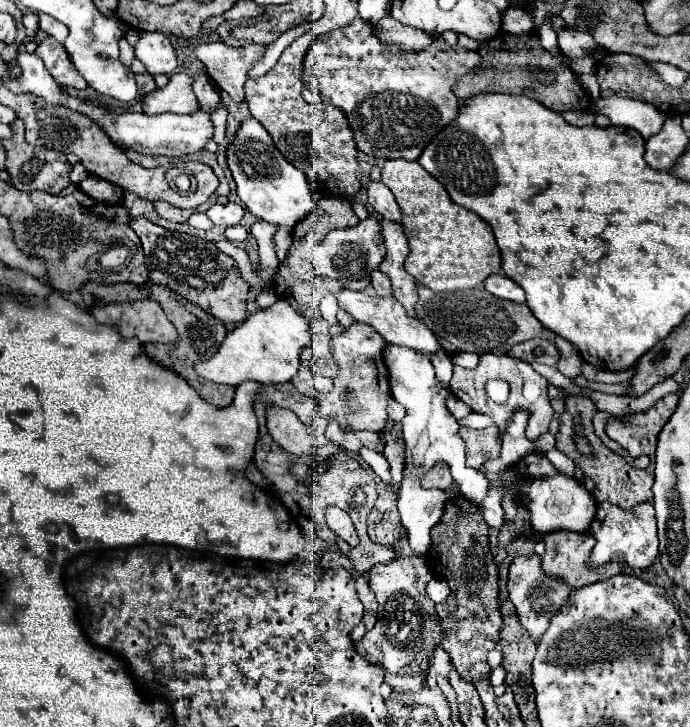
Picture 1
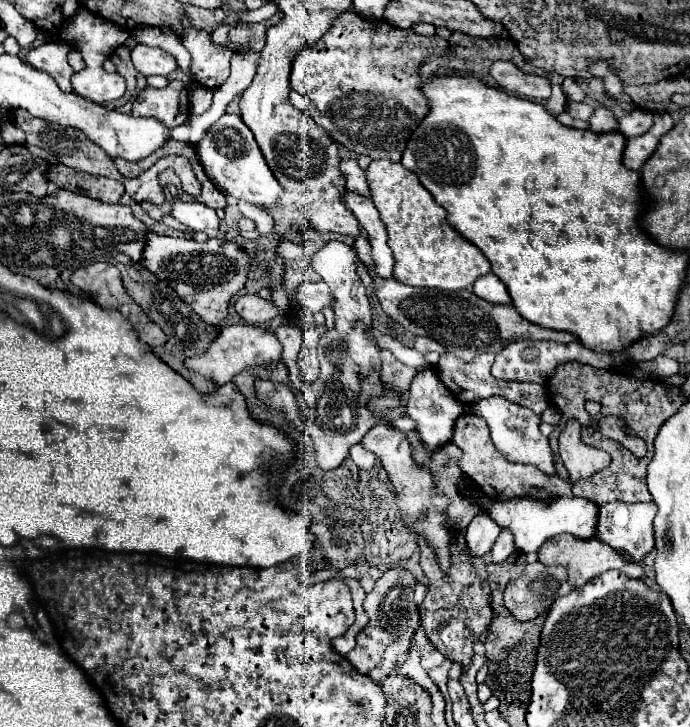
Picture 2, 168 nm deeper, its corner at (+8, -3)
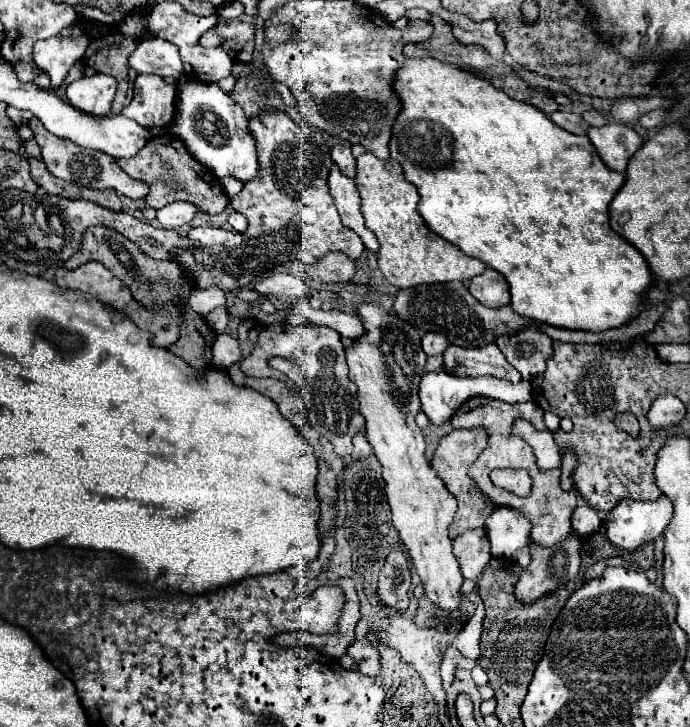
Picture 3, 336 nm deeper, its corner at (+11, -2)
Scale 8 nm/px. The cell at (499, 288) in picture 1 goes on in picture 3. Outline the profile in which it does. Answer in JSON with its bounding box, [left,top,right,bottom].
[469,269,511,307]

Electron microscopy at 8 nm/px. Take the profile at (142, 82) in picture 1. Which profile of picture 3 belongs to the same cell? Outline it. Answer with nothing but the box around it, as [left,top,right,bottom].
[83,31,138,113]

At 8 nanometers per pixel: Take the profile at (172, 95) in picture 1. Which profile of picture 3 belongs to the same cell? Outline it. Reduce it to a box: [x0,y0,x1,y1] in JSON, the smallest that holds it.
[121,75,177,127]

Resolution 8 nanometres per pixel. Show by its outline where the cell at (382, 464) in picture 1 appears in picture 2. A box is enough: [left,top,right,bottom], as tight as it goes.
[350,444,376,470]

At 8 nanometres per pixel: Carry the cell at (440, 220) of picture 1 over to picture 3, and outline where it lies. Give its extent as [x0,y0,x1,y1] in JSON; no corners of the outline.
[355,153,485,289]

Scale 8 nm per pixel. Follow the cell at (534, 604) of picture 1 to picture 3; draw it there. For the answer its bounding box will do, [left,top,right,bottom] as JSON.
[515,533,581,603]

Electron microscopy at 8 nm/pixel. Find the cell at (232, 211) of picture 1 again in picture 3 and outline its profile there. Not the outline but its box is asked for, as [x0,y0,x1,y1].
[157,199,201,229]

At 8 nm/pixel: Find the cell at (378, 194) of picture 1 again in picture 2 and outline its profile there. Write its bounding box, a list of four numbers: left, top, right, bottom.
[340,158,370,196]

